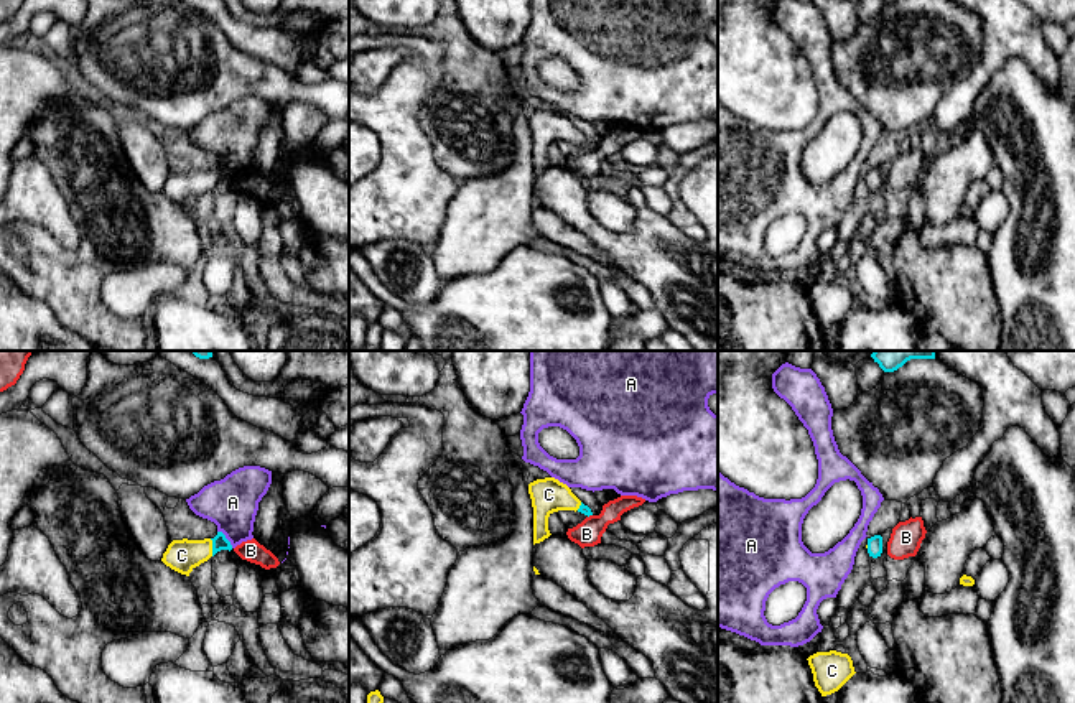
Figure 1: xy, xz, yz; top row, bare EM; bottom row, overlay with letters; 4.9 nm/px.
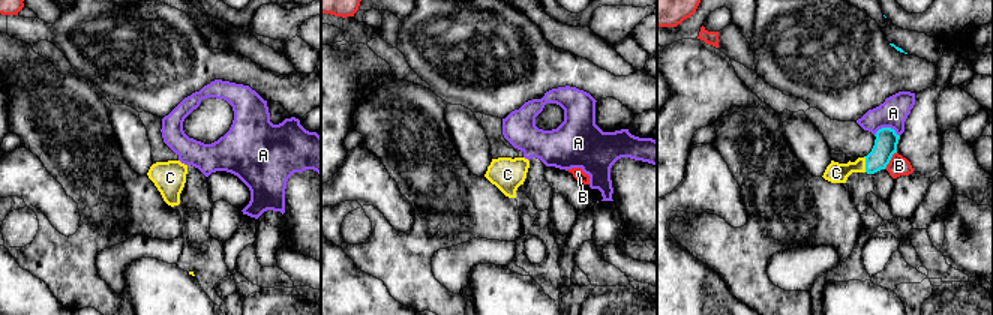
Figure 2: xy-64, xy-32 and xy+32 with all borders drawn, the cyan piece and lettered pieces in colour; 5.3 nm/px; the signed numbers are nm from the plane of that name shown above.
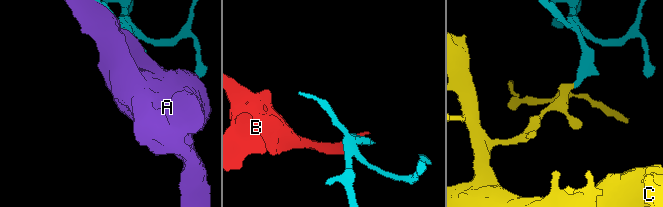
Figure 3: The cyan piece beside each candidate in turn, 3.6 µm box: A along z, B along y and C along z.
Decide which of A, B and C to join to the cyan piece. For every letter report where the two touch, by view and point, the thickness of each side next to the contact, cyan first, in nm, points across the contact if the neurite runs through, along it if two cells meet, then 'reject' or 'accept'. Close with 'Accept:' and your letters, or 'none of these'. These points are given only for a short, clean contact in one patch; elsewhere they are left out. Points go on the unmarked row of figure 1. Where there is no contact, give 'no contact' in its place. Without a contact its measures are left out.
A: xy (226, 170) | 80/260 nm | reject
B: xz (590, 145) | 50/130 nm | reject
C: xy (213, 178) | 80/160 nm | across xy (219, 173), (213, 178), (181, 186) | accept
Accept: C

